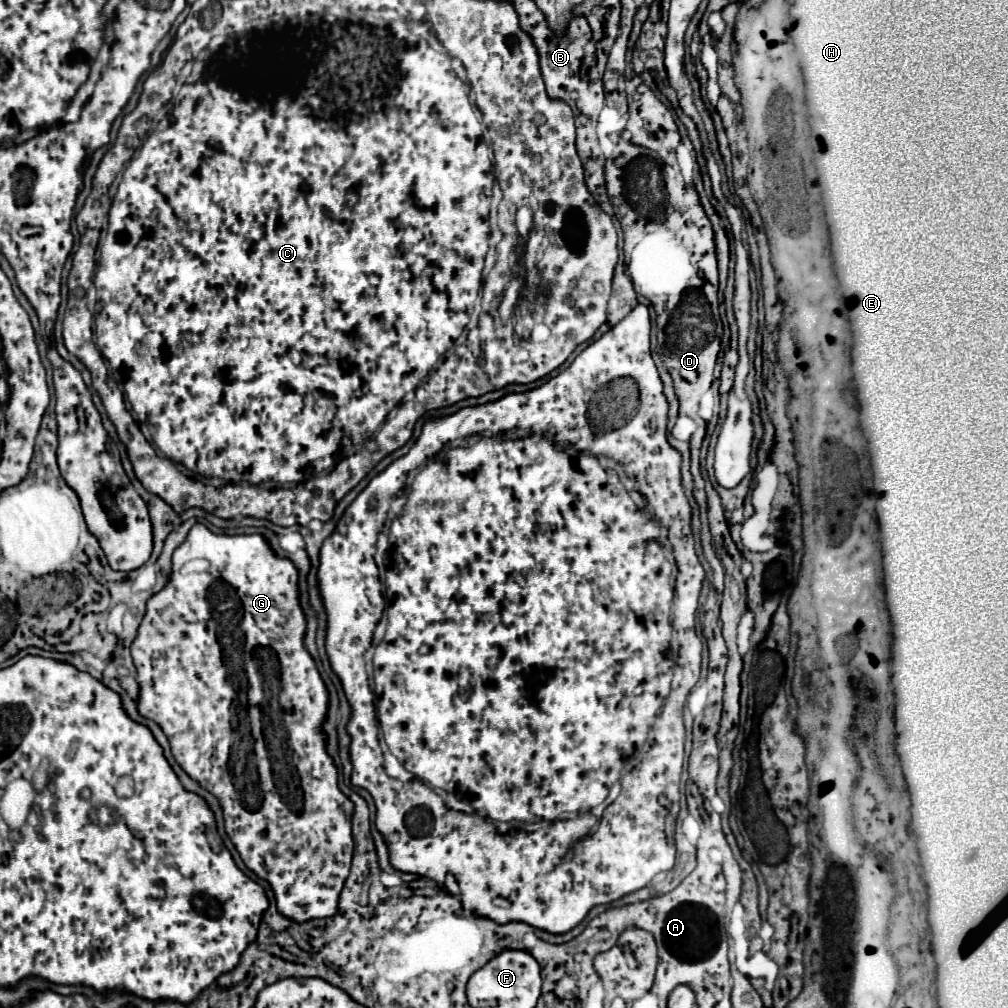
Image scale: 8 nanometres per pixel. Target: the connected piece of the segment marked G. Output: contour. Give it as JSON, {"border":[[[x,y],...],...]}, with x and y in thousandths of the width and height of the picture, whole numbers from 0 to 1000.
{"border":[[[194,519],[185,537],[179,539],[171,549],[171,568],[163,584],[153,588],[145,598],[145,610],[137,622],[137,628],[129,640],[131,656],[135,662],[135,674],[139,680],[137,691],[137,707],[145,713],[155,715],[163,729],[167,731],[169,743],[177,759],[202,781],[212,791],[216,791],[222,811],[222,822],[232,840],[236,842],[240,854],[246,862],[250,862],[256,870],[262,870],[274,890],[276,904],[294,914],[302,916],[313,910],[329,910],[335,904],[335,890],[341,880],[341,874],[347,864],[351,832],[349,832],[349,807],[351,797],[335,783],[335,763],[331,753],[323,745],[325,729],[319,725],[319,719],[325,709],[325,684],[315,668],[315,662],[310,650],[302,642],[302,628],[304,628],[304,614],[302,604],[298,600],[298,584],[296,584],[296,564],[294,561],[284,555],[276,553],[262,531],[214,531],[208,529],[200,519]]]}

